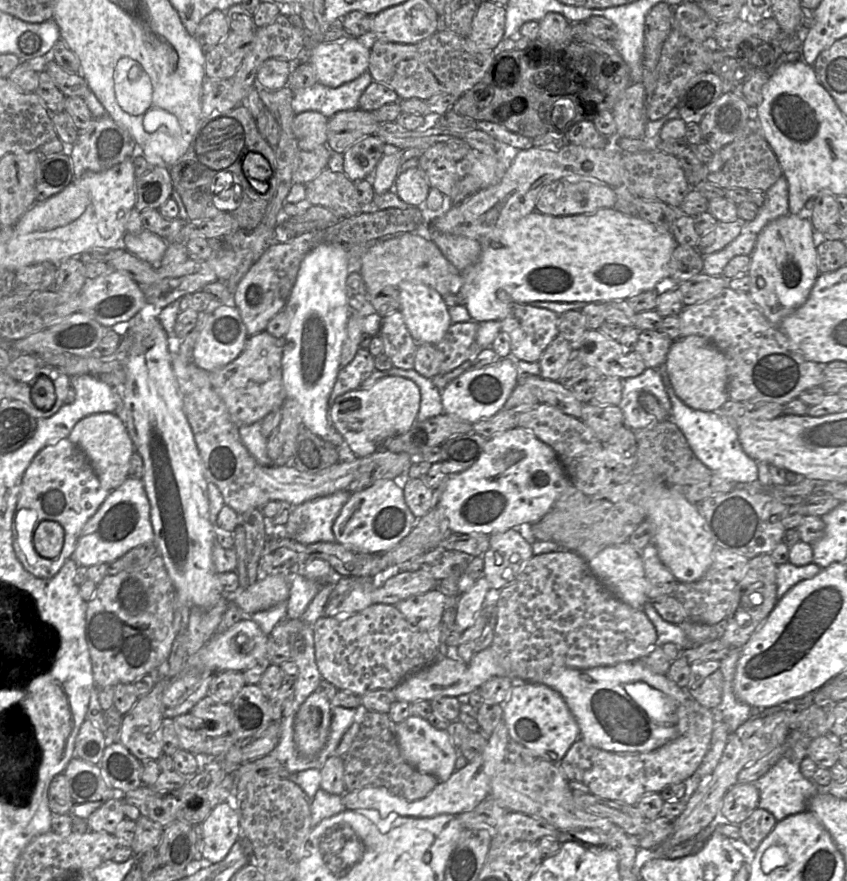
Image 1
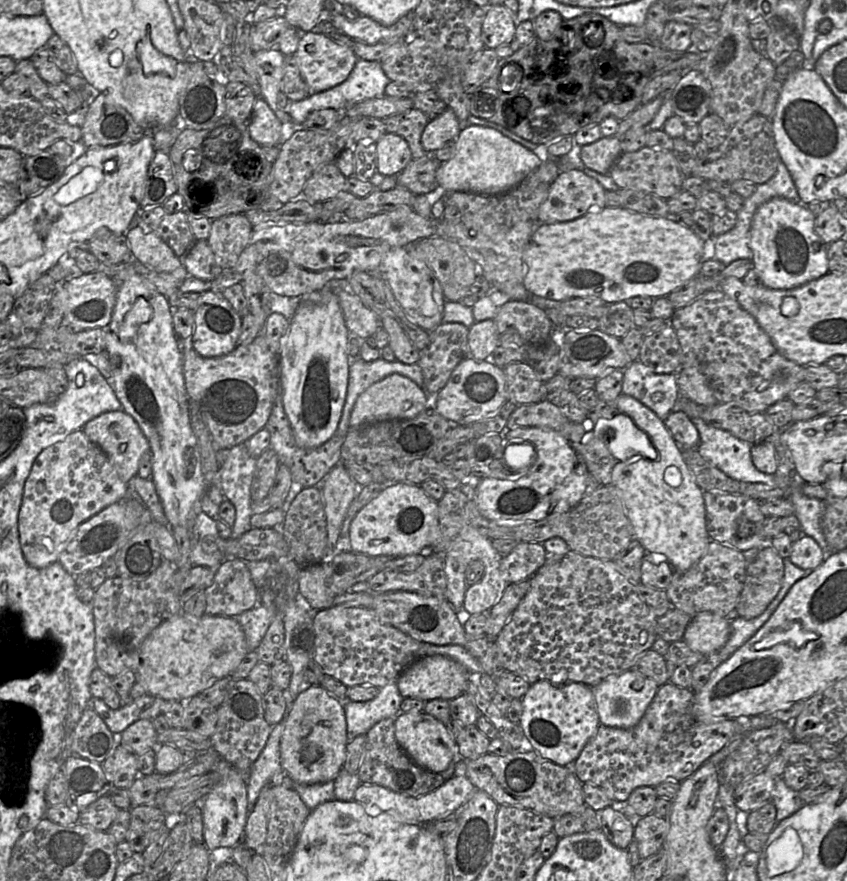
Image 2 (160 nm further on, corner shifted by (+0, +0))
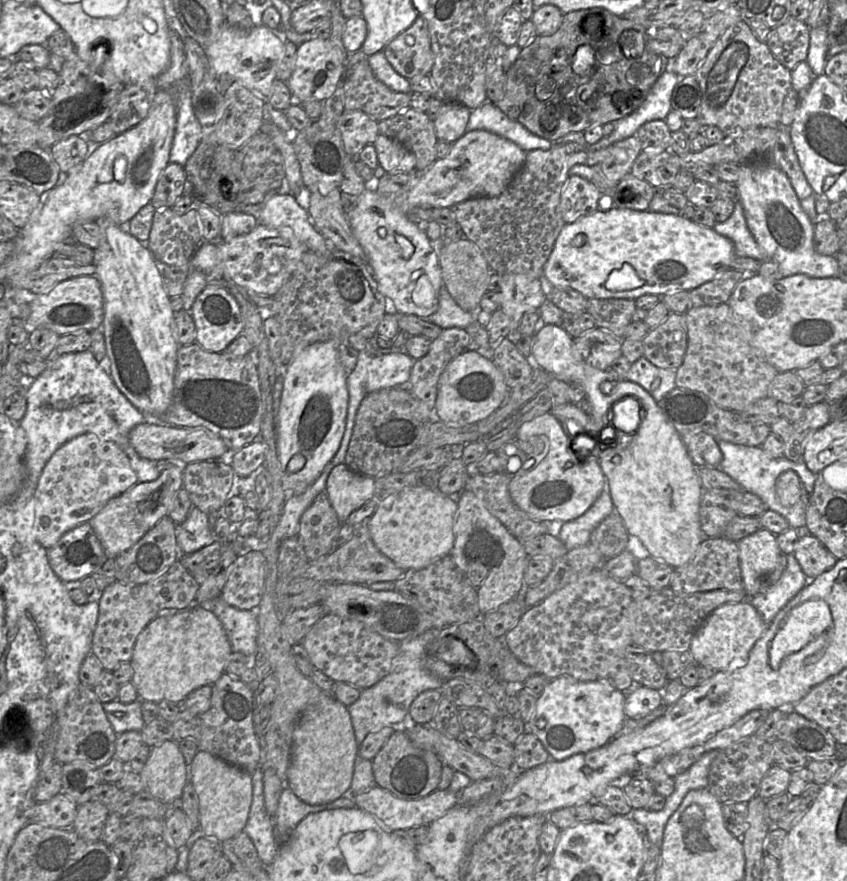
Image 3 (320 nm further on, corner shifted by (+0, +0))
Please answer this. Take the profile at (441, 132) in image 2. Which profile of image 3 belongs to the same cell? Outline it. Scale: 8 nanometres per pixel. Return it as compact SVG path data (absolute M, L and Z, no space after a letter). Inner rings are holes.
M444 102L434 120L436 137L454 143L466 132L471 110L459 103Z

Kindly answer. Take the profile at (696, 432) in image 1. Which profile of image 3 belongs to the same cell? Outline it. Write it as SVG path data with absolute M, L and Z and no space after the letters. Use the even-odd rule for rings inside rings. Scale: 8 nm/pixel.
M717 441L722 452L722 460L719 469L738 482L743 490L756 494L765 503L767 509L781 514L792 528L800 528L806 525L806 509L809 498L814 490L816 474L811 472L804 461L793 462L786 457L774 458L764 451L761 446L746 446L734 444L728 441ZM786 471L795 471L803 484L803 493L799 501L792 506L784 506L776 494L776 481Z

